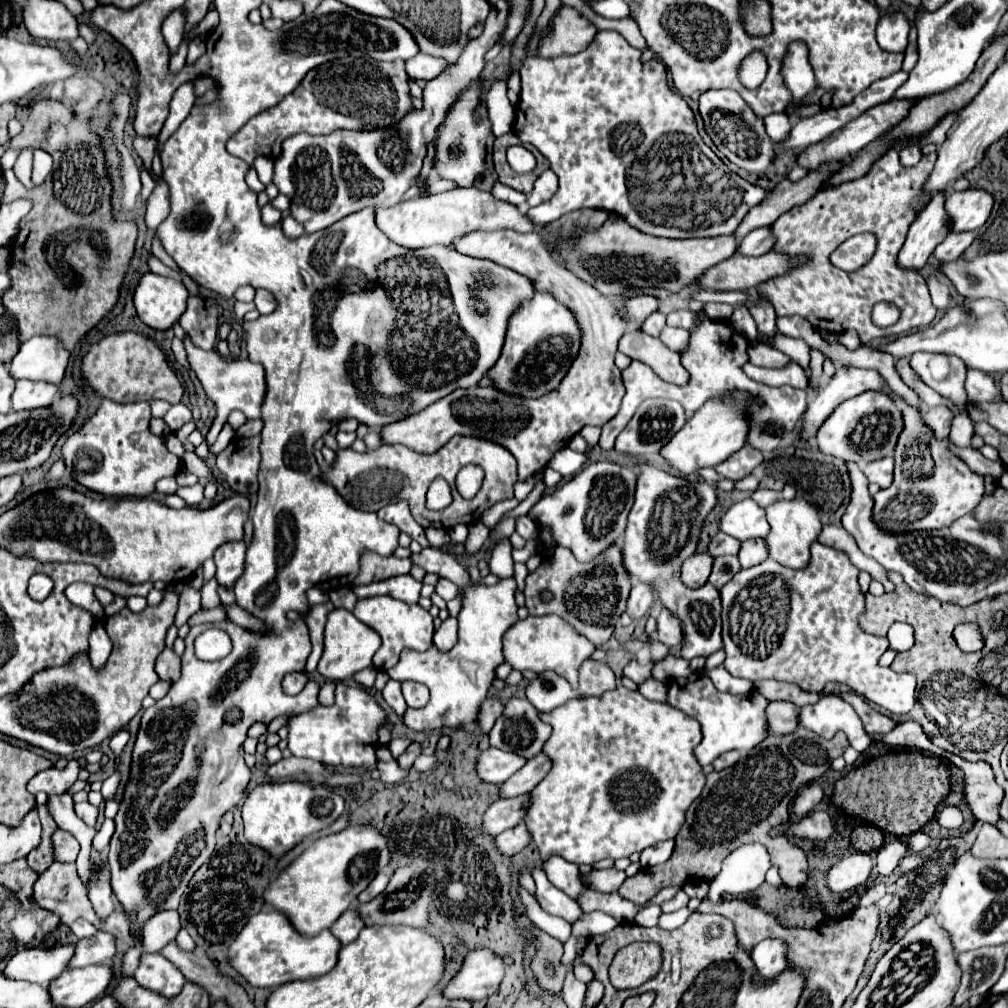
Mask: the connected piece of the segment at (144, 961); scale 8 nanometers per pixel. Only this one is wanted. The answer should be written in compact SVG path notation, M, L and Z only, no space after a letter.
M142 954L142 956L140 956L140 964L138 964L136 972L134 972L134 978L136 978L138 984L142 984L144 988L154 990L154 992L162 992L164 996L176 996L176 994L182 990L184 982L186 982L184 974L182 974L168 958L164 958L162 954Z

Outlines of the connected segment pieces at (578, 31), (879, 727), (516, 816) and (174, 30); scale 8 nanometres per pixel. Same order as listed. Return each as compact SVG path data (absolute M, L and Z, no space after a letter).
M560 6L550 34L540 42L540 56L558 56L562 52L582 52L594 40L596 26L588 22L576 8Z
M842 692L840 698L844 698L856 710L856 714L860 716L866 732L882 732L882 734L886 734L886 732L890 732L890 728L896 726L896 722L892 722L888 716L874 710L862 696L852 694L852 692Z
M516 796L510 800L496 800L482 814L480 830L482 834L496 836L506 828L514 828L522 822L522 812L526 812L526 796Z
M182 8L172 10L166 20L162 22L162 34L166 38L166 44L170 46L172 54L178 50L178 44L182 40L184 34L184 26L186 26L186 12Z

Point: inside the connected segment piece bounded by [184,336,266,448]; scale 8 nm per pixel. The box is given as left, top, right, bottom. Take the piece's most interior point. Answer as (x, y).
(240, 384)

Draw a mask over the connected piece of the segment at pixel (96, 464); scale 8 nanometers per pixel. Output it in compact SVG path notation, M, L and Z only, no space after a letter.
M102 400L98 410L68 436L62 448L72 476L92 492L116 498L144 498L154 492L156 482L164 476L176 476L180 458L170 454L164 438L150 432L150 404L118 404Z

